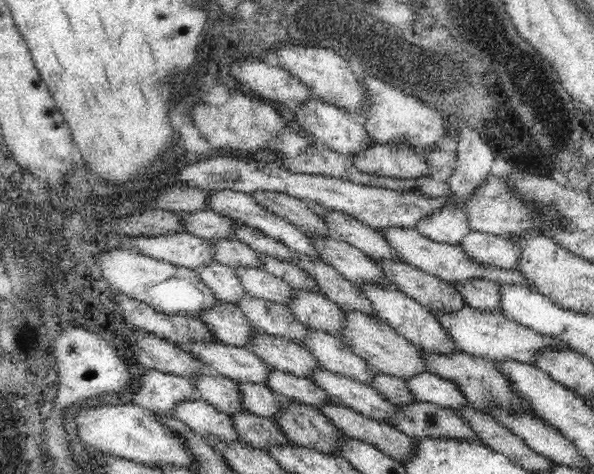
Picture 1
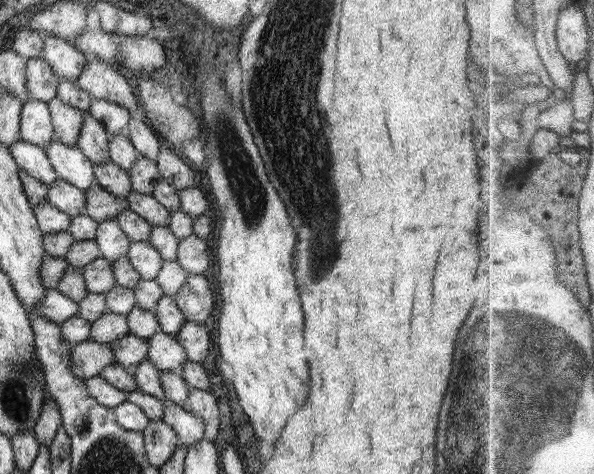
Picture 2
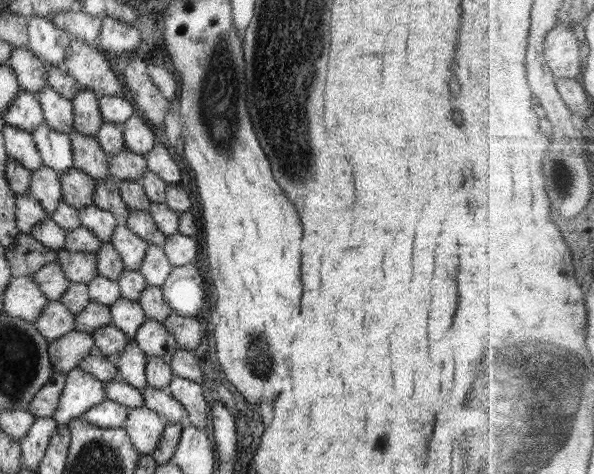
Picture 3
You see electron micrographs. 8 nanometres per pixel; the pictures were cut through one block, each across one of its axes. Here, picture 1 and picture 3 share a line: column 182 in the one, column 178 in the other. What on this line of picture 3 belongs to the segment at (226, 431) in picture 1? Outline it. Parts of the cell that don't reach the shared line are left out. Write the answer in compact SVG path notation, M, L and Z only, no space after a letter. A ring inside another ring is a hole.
M147 386L141 389L144 399L144 407L155 410L158 414L166 417L169 424L178 422L183 426L188 424L188 411L166 390Z

